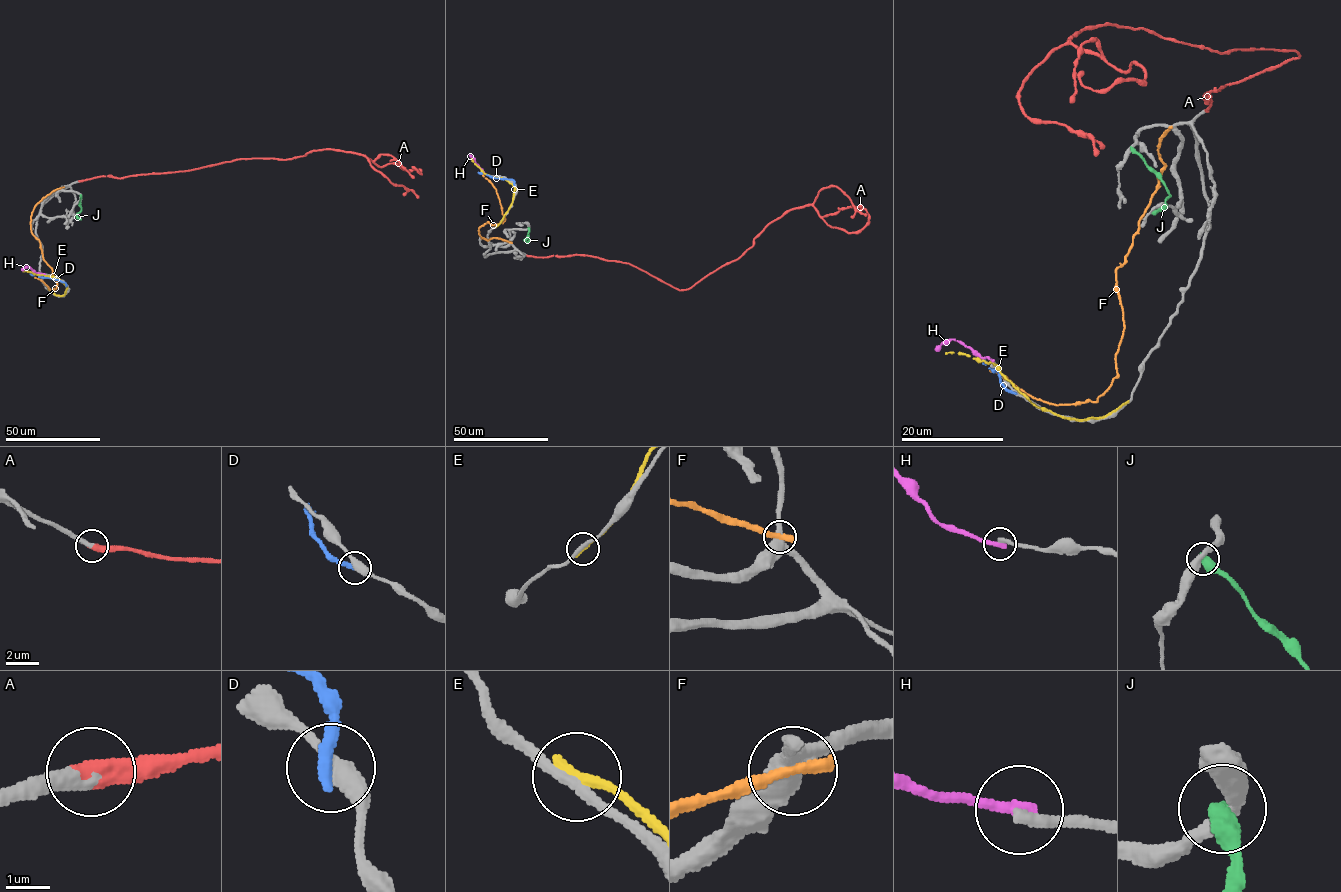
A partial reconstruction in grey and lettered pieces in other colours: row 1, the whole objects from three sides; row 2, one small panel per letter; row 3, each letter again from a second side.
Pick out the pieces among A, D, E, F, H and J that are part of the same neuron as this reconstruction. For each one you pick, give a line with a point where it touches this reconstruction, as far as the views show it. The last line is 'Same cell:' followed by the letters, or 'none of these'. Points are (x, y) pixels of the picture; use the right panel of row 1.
A: (1206, 110)
Same cell: A

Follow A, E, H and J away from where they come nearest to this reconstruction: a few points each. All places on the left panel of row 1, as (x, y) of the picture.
A: (79, 181), (240, 159), (288, 159), (325, 149), (421, 173), (412, 166)
E: (49, 290), (62, 296), (66, 286), (49, 275), (23, 271)
H: (44, 274), (27, 266), (22, 270)
J: (80, 195), (81, 209), (77, 216), (81, 219)

